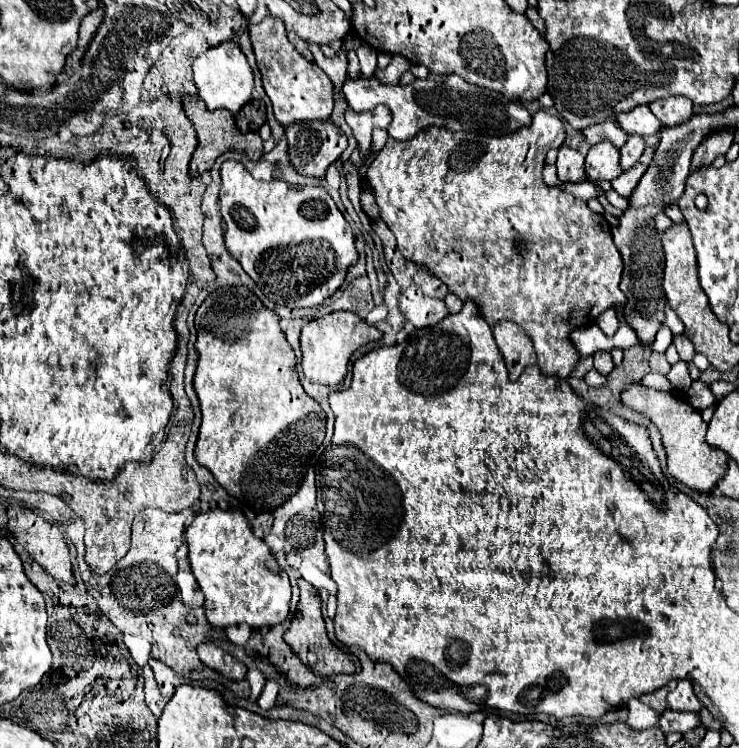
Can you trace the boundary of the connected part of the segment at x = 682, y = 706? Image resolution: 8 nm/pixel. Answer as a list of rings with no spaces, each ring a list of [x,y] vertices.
[[[679,680],[677,688],[669,692],[667,702],[669,708],[675,712],[699,712],[703,708],[703,704],[693,694],[693,686],[689,680]]]

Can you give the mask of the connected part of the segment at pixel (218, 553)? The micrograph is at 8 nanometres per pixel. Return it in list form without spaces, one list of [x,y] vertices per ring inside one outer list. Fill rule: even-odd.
[[[237,508],[195,514],[185,530],[191,570],[205,594],[205,614],[211,626],[227,628],[247,622],[253,630],[277,626],[289,614],[291,582],[271,554],[269,546],[255,538],[245,514]]]

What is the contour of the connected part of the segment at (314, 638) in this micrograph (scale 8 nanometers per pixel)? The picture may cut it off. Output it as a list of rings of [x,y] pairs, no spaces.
[[[299,580],[299,588],[301,588],[301,598],[297,604],[297,612],[291,620],[289,630],[285,632],[285,642],[295,650],[295,654],[301,658],[301,662],[305,666],[311,668],[311,672],[319,674],[319,676],[331,676],[331,674],[357,674],[359,668],[355,664],[355,658],[351,658],[351,654],[341,652],[329,638],[325,632],[325,622],[321,616],[321,600],[319,600],[319,592],[317,588],[313,588],[309,582]]]

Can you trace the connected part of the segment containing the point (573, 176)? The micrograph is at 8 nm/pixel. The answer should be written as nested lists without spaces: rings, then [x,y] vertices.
[[[567,146],[559,148],[559,156],[557,156],[557,176],[561,182],[585,182],[587,180],[587,172],[585,172],[585,164],[583,164],[583,156]]]

